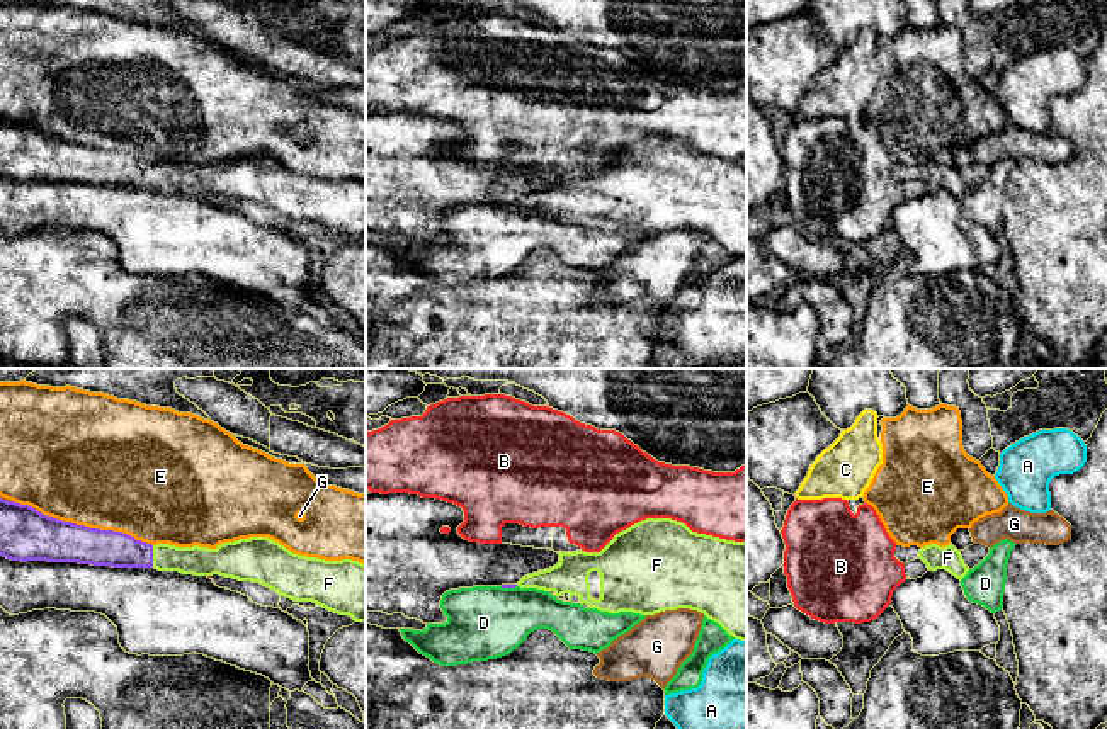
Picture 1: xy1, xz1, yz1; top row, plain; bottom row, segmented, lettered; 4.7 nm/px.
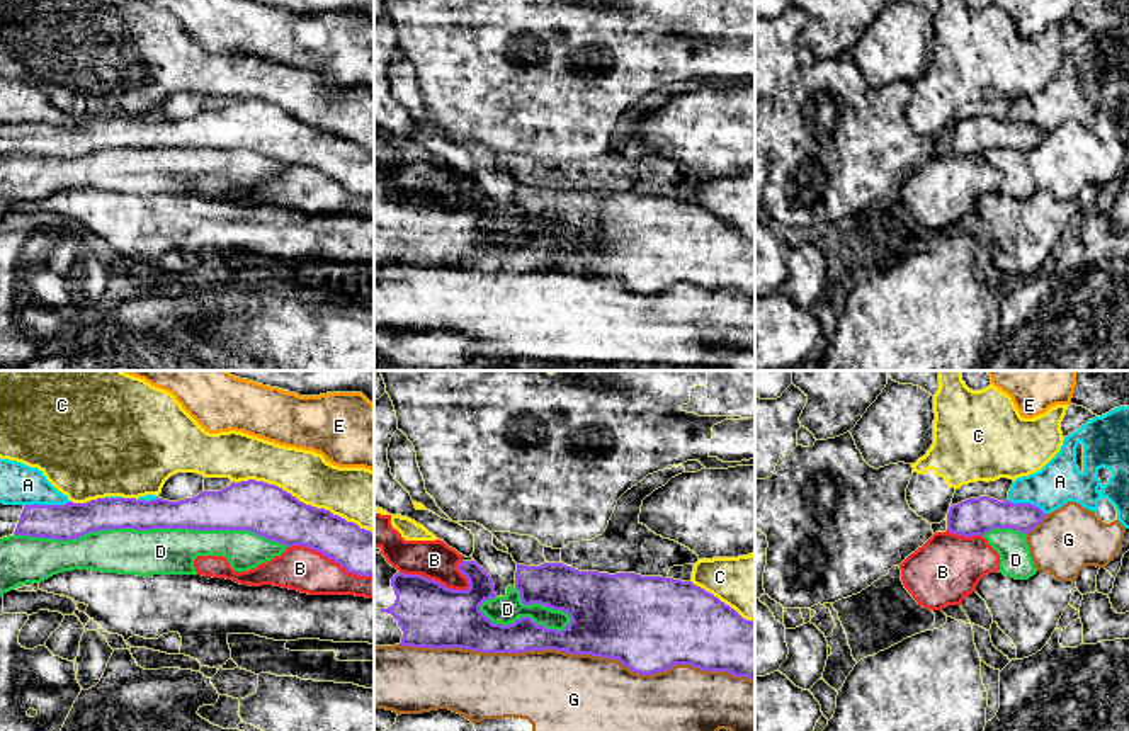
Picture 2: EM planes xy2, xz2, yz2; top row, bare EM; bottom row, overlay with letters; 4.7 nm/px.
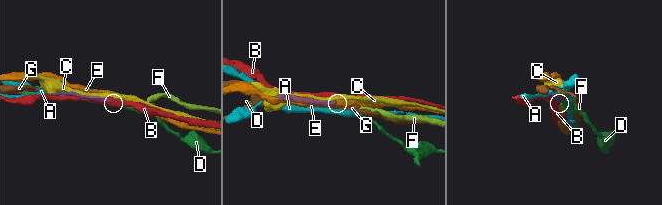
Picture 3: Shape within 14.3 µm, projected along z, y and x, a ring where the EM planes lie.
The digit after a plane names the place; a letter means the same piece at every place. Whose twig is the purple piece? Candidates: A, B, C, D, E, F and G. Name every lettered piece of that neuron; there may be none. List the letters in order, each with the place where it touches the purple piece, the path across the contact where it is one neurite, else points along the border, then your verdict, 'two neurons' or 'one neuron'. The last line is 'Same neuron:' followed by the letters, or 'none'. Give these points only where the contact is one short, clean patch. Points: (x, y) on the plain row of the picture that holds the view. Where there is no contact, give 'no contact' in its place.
A: xy2 (46, 124) | two neurons
B: xz2 (434, 199) | two neurons
C: xy2 (301, 121) | two neurons
D: xy2 (152, 147) | two neurons
E: xy1 (82, 145) | two neurons
F: xy1 (152, 175) | across xy1 (101, 167), (152, 175), (201, 180) | one neuron
G: xz2 (577, 272) | two neurons
Same neuron: F

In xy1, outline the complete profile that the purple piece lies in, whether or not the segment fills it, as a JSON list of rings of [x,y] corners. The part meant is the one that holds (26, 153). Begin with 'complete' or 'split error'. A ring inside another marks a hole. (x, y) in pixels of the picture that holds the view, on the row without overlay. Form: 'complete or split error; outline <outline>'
split error; outline [[[0,117],[0,175],[10,180],[78,182],[112,187],[155,187],[182,194],[219,194],[260,202],[294,221],[313,221],[366,241],[366,184],[299,175],[269,156],[209,167],[146,163],[134,156],[43,134]]]

